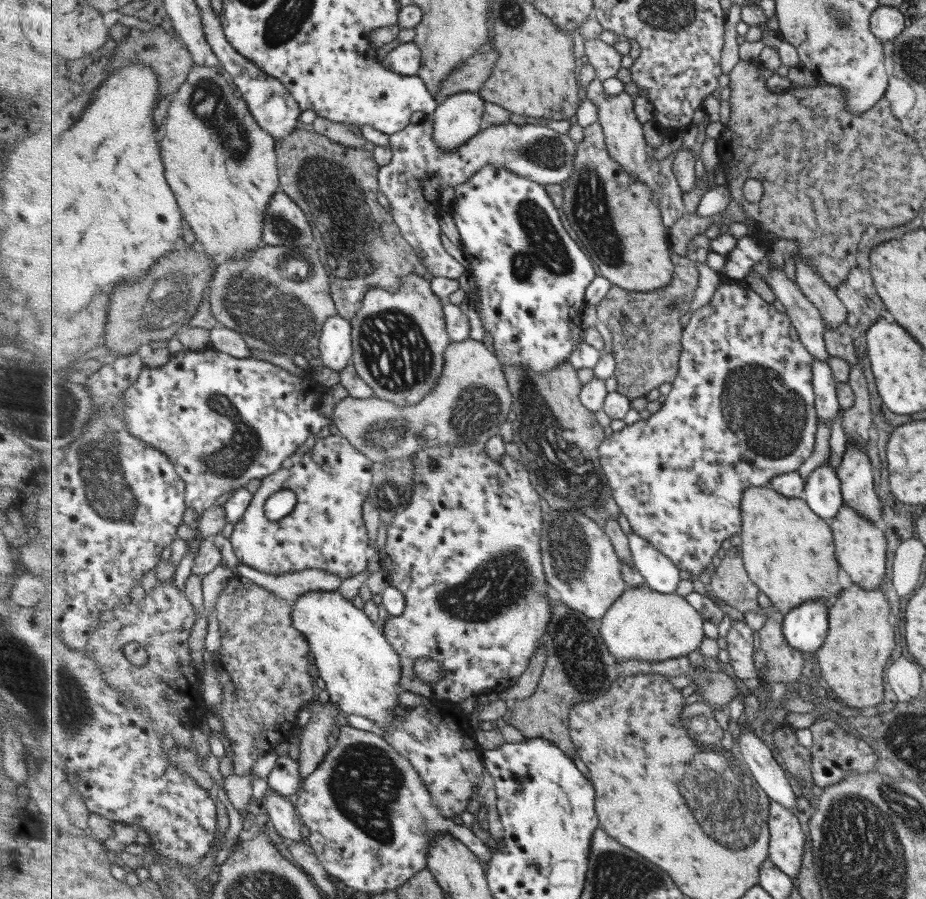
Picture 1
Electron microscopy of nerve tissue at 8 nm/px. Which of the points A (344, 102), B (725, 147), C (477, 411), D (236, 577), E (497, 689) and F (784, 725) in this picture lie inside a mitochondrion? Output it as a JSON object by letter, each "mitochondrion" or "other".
{"A":"other","B":"other","C":"mitochondrion","D":"other","E":"other","F":"other"}

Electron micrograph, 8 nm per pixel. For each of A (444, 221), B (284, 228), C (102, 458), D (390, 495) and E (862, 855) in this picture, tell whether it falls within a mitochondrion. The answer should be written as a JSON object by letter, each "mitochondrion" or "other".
{"A":"other","B":"mitochondrion","C":"mitochondrion","D":"mitochondrion","E":"mitochondrion"}

